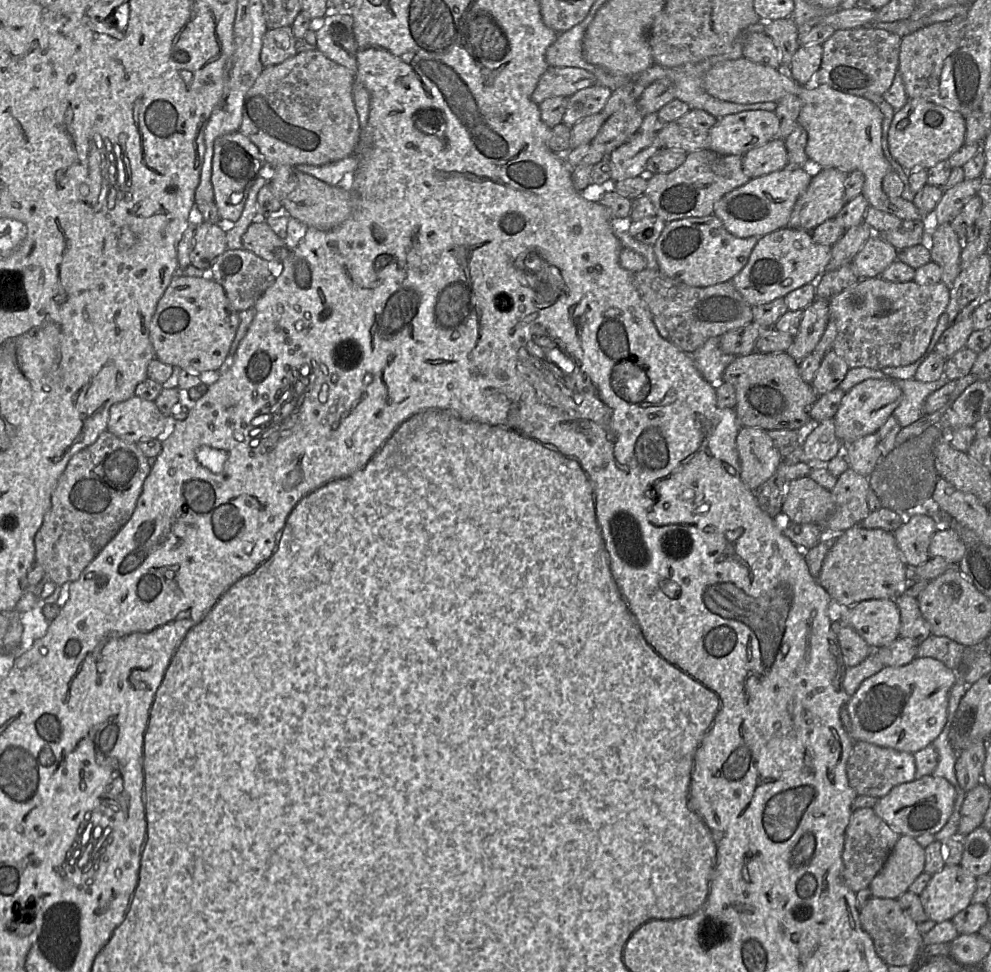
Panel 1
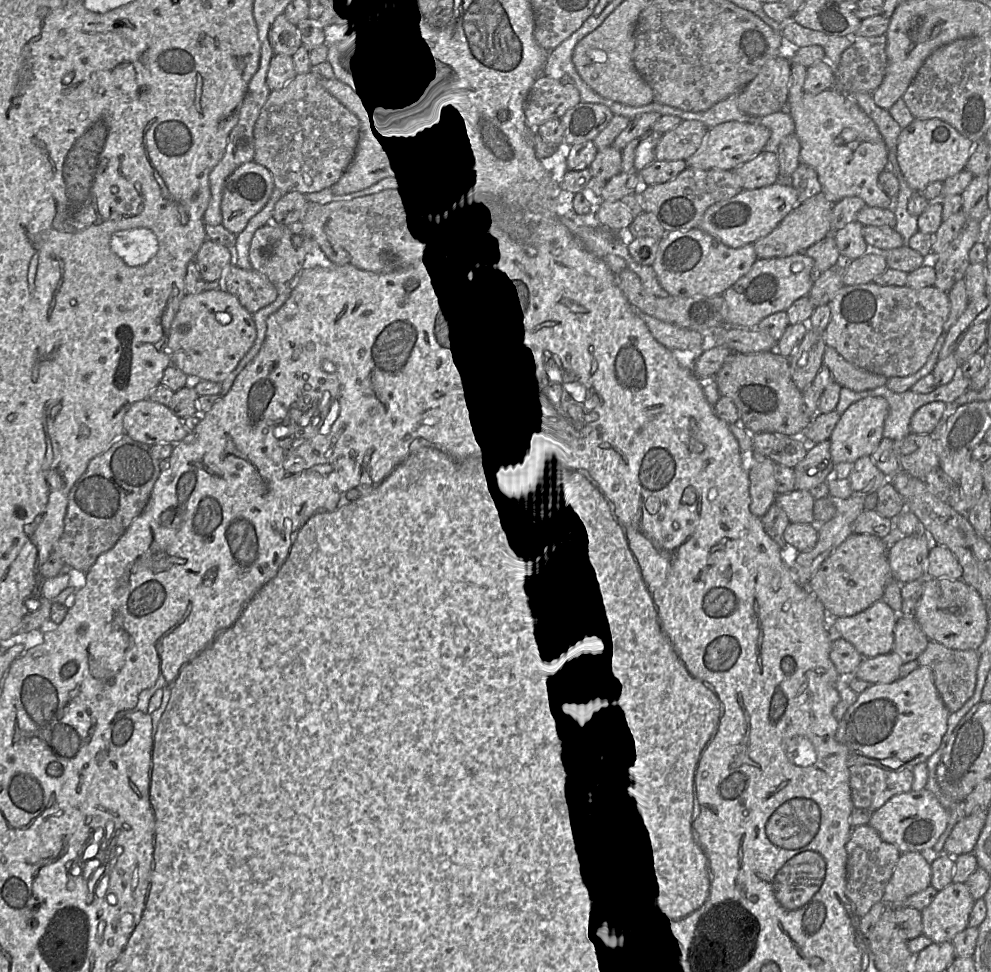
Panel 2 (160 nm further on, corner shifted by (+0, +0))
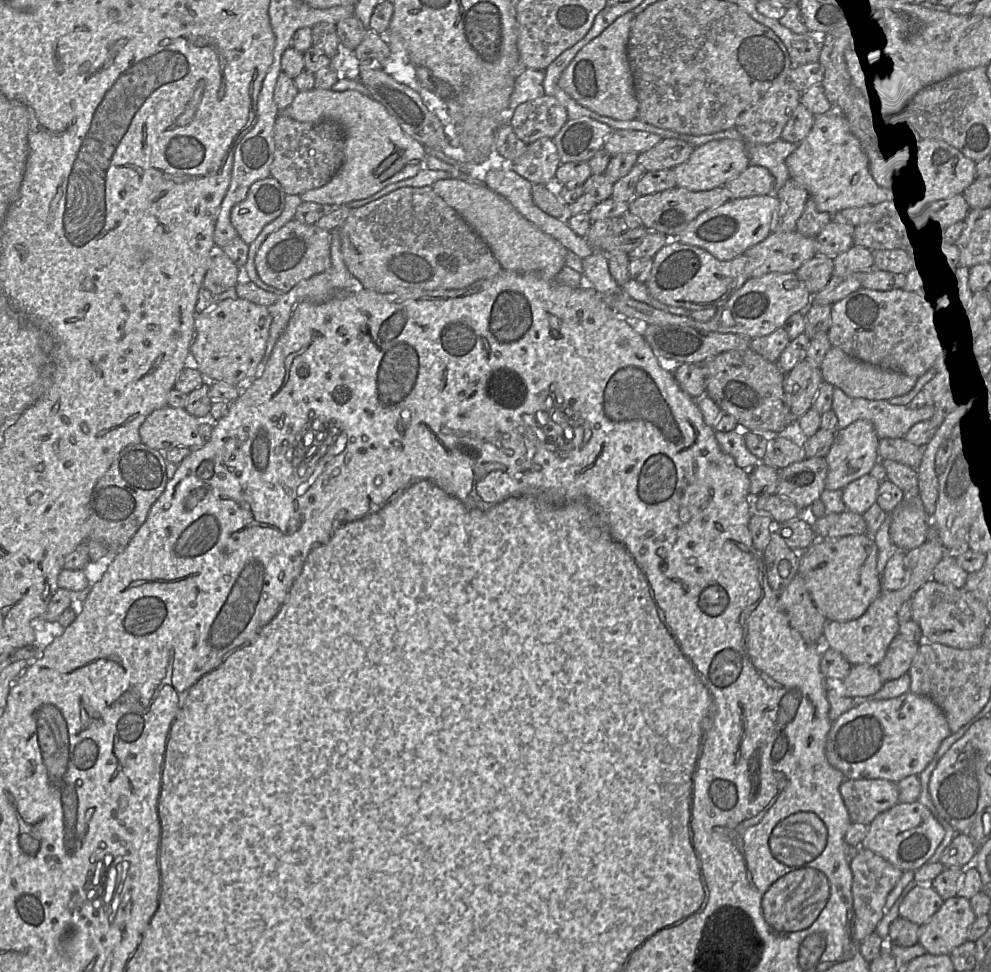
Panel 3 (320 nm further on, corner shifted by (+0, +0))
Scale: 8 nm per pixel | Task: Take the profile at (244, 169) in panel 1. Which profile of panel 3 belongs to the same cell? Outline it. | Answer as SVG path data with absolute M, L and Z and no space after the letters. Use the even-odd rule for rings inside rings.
M272 175L254 182L246 198L231 210L231 223L238 236L252 243L265 225L281 215L285 197L282 185Z

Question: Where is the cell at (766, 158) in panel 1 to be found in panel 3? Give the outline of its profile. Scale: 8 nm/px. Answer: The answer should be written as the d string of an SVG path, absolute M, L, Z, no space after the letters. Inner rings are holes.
M749 165L741 174L730 180L726 186L733 199L772 194L775 178L771 172L757 165Z

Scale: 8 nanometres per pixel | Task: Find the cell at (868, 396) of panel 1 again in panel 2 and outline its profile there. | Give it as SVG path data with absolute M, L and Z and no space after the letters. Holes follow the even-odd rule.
M880 396L866 397L850 405L840 415L830 441L830 454L834 469L852 465L856 460L864 456L871 456L878 448L883 437L885 420L889 414L889 403Z

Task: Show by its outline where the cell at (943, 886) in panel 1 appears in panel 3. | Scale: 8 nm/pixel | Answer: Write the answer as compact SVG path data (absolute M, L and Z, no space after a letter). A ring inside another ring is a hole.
M951 897L925 923L918 927L918 943L931 955L949 955L967 941L975 921L969 900Z

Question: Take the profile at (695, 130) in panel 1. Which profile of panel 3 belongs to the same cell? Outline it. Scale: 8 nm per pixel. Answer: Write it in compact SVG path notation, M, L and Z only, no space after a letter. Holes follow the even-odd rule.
M665 138L654 147L639 153L636 163L644 166L646 171L674 169L686 162L694 149L682 139Z

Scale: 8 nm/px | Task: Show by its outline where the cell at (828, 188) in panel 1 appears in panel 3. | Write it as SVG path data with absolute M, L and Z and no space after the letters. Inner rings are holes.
M797 230L771 232L766 239L748 249L745 274L747 279L765 274L795 272L818 252L816 238L807 237Z

